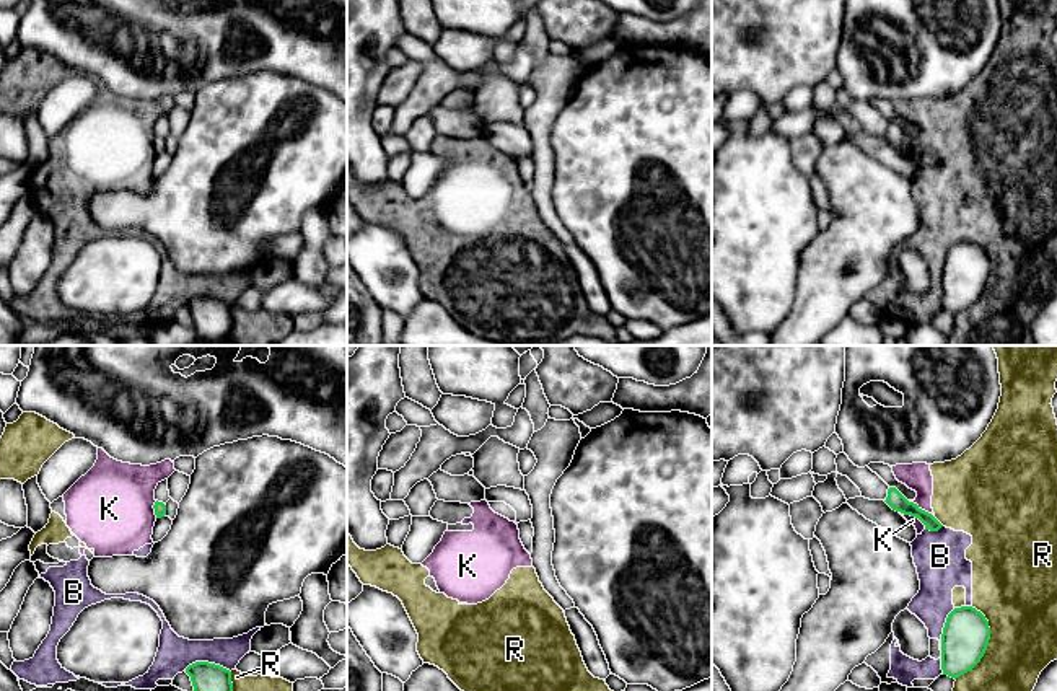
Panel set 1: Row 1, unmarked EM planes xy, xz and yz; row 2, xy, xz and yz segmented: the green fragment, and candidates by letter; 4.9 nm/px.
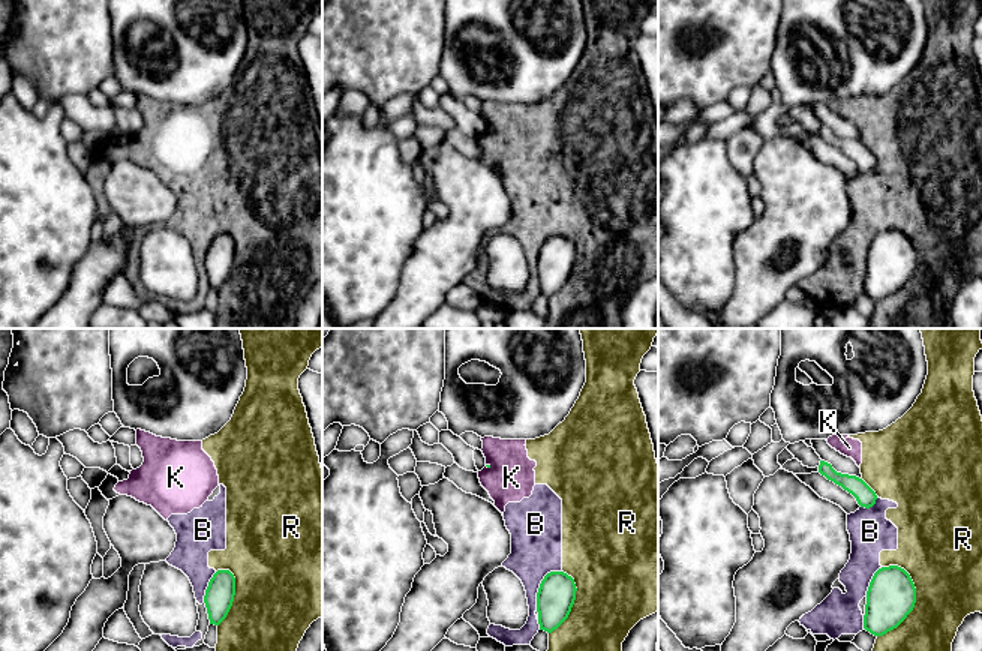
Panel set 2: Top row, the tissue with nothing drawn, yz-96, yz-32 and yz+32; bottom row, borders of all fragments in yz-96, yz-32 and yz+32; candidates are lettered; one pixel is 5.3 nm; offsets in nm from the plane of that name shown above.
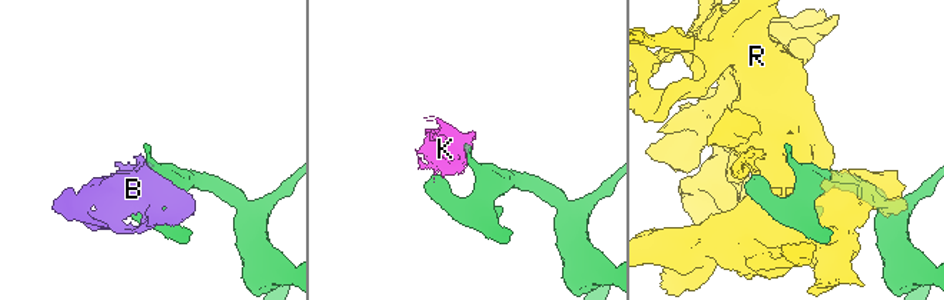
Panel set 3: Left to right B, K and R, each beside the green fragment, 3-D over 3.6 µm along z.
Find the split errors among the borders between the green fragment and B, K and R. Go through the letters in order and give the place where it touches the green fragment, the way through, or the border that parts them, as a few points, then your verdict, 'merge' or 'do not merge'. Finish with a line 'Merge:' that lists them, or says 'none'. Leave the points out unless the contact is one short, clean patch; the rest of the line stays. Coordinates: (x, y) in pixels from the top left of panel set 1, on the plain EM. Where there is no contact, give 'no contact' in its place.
B: meets green in xy at (207, 297); do not merge
K: meets green in yz at (914, 150); border along yz (899, 145), (914, 150), (925, 163); do not merge
R: meets green in yz at (987, 279); do not merge
Merge: none

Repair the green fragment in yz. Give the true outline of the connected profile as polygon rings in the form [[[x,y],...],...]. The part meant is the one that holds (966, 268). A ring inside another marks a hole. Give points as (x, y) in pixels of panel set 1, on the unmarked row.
[[[972,241],[954,243],[941,269],[943,310],[959,313],[971,306],[984,292],[990,275],[985,251]]]

